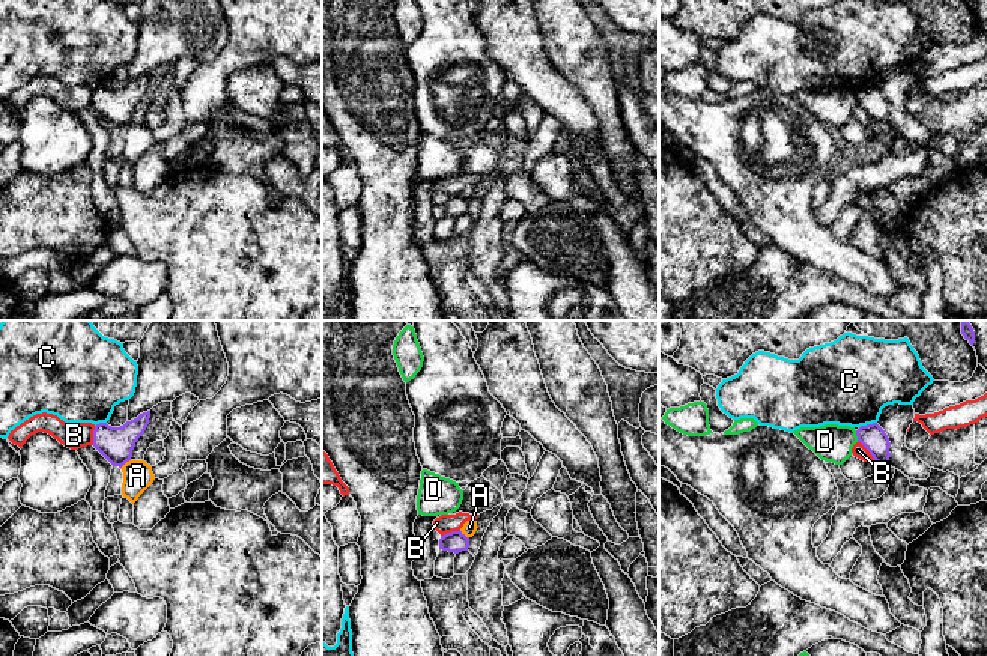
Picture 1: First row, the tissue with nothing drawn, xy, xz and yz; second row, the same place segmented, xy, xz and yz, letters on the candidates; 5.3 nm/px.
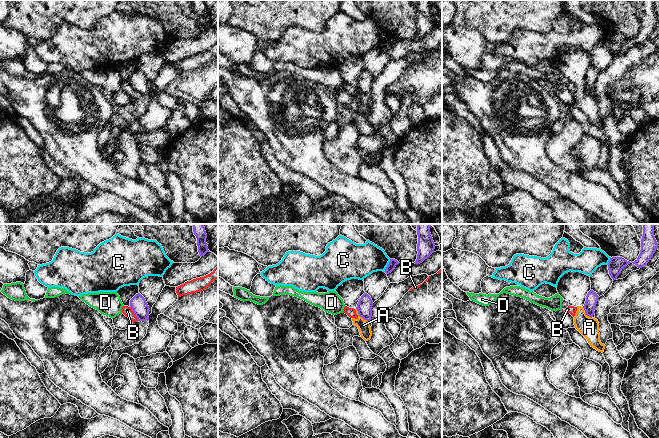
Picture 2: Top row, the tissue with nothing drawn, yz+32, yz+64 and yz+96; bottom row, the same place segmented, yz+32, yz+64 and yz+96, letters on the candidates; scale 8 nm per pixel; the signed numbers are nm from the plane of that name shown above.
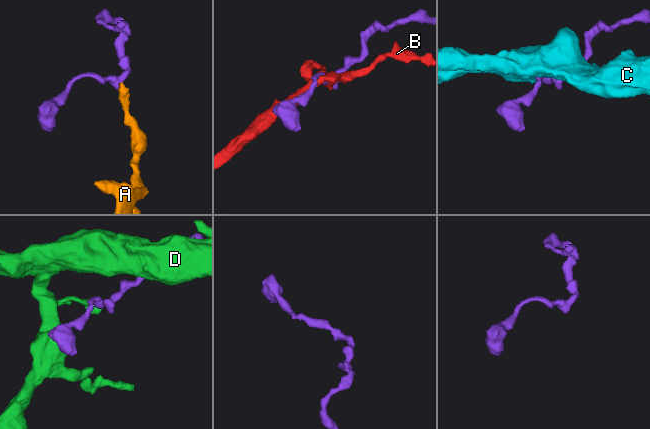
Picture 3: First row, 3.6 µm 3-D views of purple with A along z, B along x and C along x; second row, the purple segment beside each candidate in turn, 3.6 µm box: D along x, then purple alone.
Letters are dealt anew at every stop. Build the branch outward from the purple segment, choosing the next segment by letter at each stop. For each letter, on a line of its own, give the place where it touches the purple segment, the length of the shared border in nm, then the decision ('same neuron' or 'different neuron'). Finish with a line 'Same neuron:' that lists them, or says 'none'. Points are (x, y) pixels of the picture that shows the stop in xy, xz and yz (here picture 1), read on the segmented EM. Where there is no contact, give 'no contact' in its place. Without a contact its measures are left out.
A: xy (125, 462) | 80 nm | different neuron
B: yz (868, 450) | 140 nm | different neuron
C: yz (867, 425) | 100 nm | different neuron
D: yz (856, 435) | 70 nm | different neuron
Same neuron: none

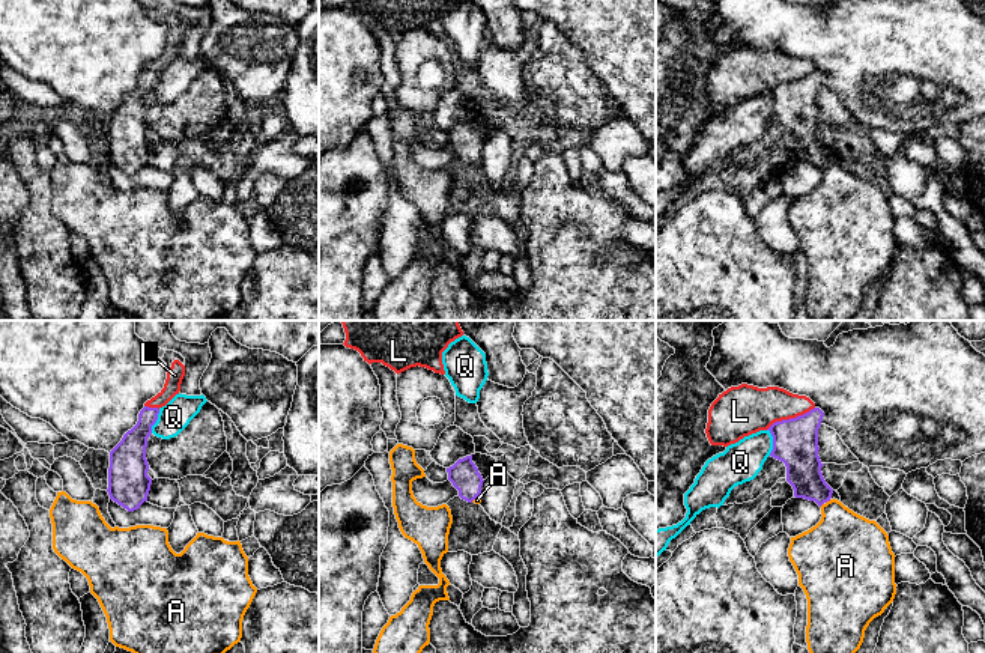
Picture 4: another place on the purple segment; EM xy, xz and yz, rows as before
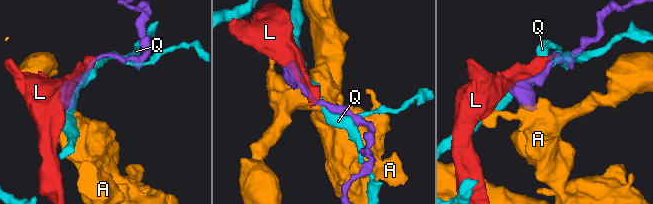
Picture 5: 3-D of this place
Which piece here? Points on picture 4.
A: yz (827, 500) | 40 nm | same neuron
L: yz (790, 419) | 300 nm | different neuron
Q: yz (773, 443) | 140 nm | different neuron
Same neuron: A

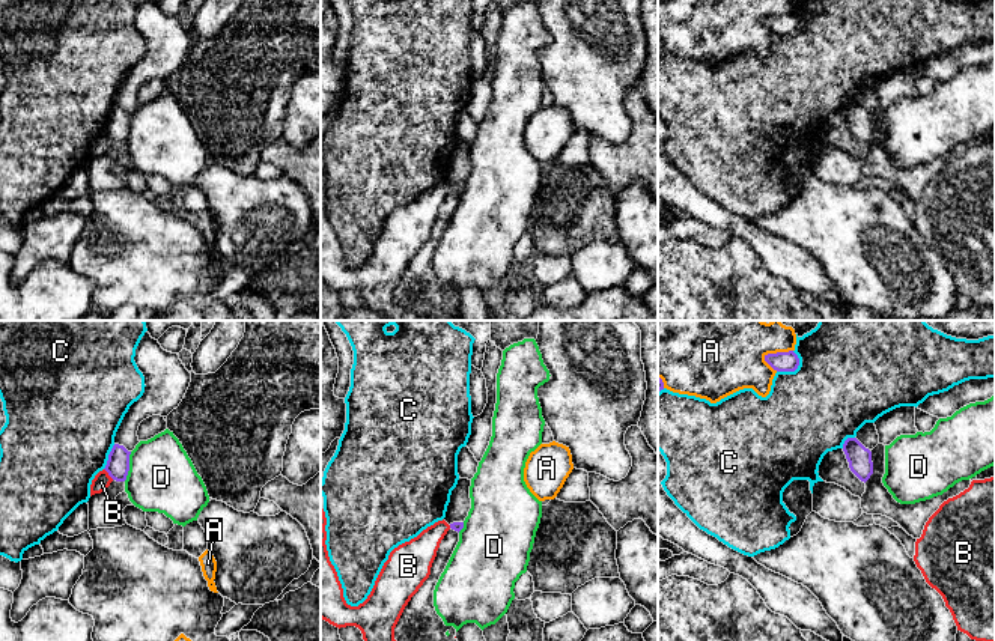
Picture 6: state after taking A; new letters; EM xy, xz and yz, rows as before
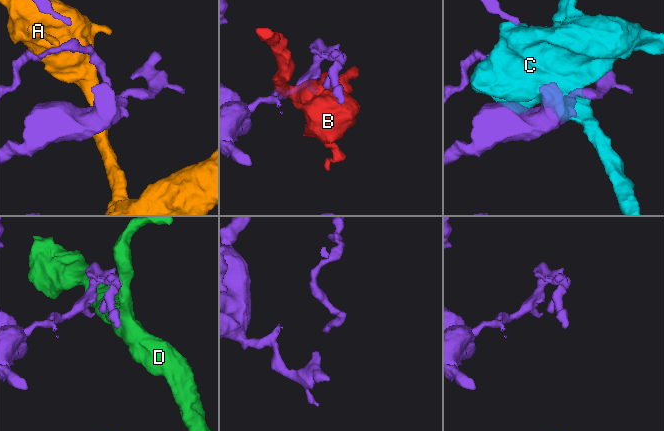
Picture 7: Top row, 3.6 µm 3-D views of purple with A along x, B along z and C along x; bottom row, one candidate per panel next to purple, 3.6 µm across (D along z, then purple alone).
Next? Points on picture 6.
A: yz (777, 352) | 170 nm | different neuron
B: xy (109, 474) | 80 nm | different neuron
C: yz (795, 369) | 150 nm | different neuron
D: xy (128, 467) | 170 nm | different neuron
Same neuron: none

